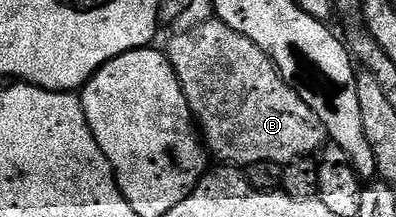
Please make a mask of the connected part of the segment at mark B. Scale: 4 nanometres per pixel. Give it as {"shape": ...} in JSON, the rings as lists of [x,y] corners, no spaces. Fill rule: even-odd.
{"shape":[[[217,19],[200,23],[192,27],[192,31],[175,32],[173,36],[168,56],[176,71],[176,79],[180,79],[184,99],[188,99],[188,107],[194,112],[205,148],[222,160],[219,162],[245,167],[271,161],[283,166],[297,157],[317,154],[327,144],[326,129],[316,111],[312,111],[312,107],[308,107],[308,103],[304,103],[304,99],[300,99],[300,95],[288,87],[285,79],[278,74],[274,60],[264,55],[264,51],[260,51],[252,39],[240,35],[240,31],[232,31],[232,27]]]}

